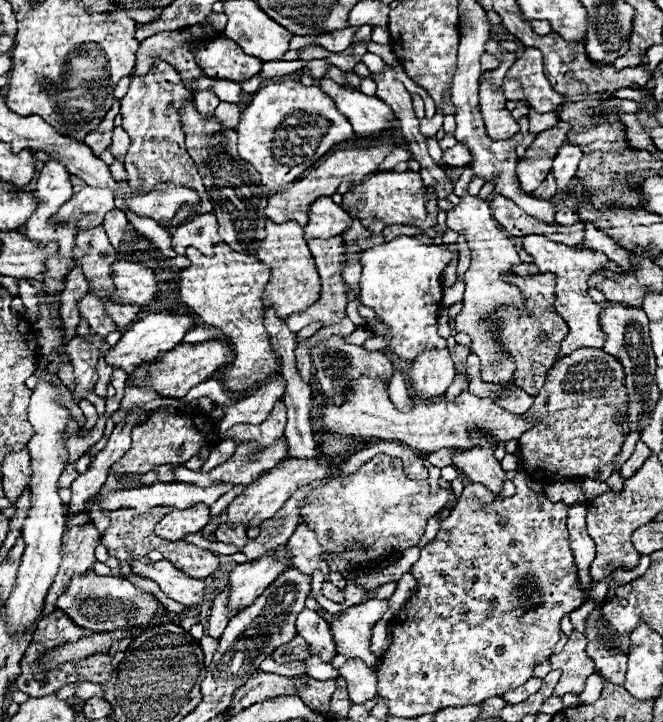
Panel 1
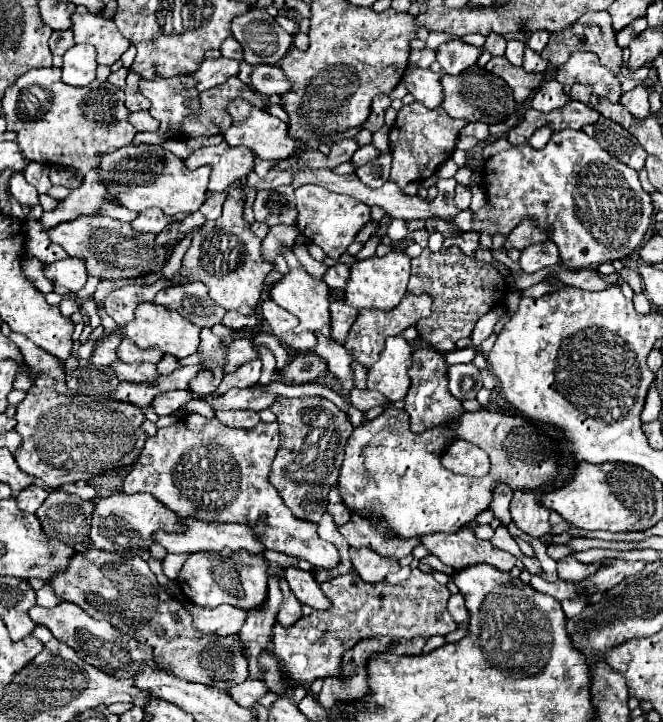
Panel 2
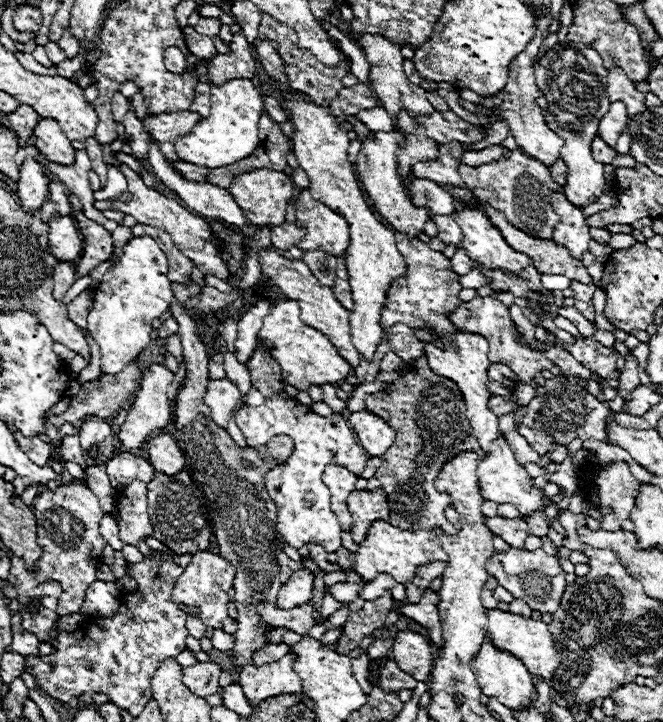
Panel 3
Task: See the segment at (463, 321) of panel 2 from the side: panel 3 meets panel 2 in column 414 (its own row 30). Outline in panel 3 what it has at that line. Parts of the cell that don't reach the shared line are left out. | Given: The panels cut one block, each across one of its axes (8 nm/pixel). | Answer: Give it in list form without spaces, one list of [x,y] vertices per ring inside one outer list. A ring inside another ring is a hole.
[[[262,14],[262,22],[258,26],[258,36],[262,40],[272,40],[278,44],[278,56],[284,60],[284,72],[290,80],[290,86],[302,94],[308,94],[318,106],[330,106],[330,102],[338,96],[338,92],[344,88],[342,78],[348,74],[348,66],[340,62],[338,66],[326,66],[322,64],[310,50],[298,47],[297,33],[290,28],[274,20],[270,14]]]

